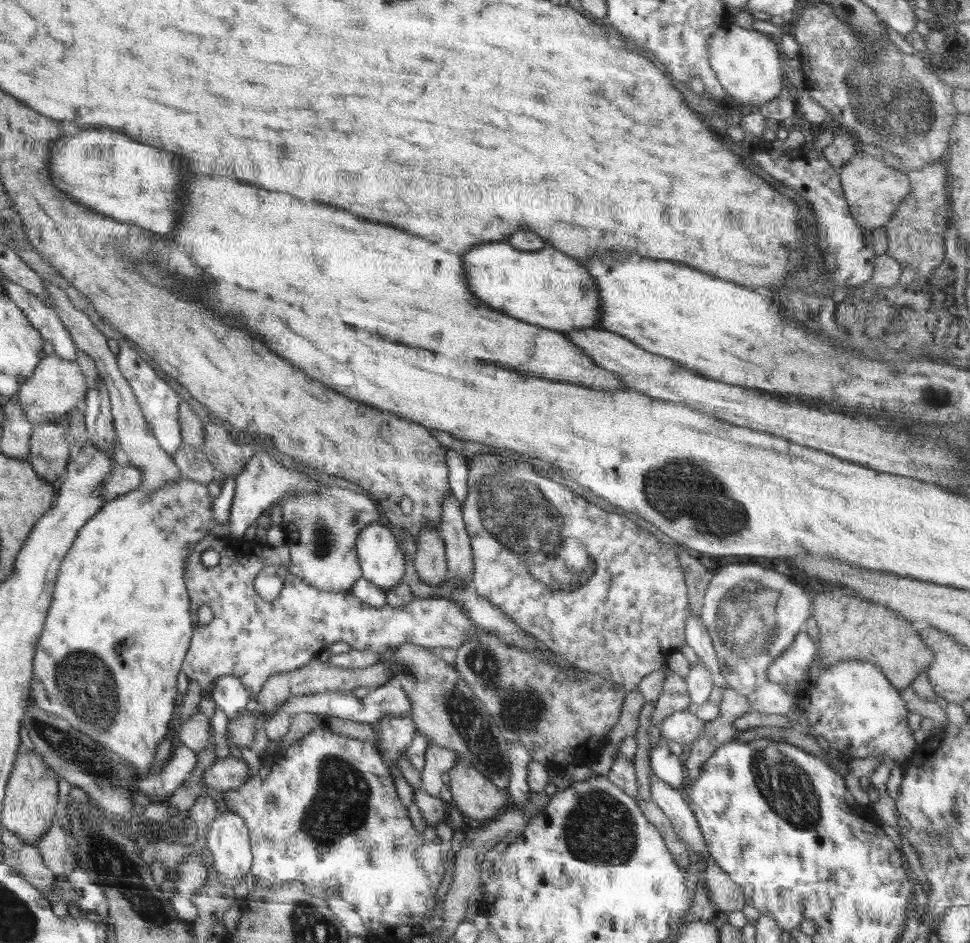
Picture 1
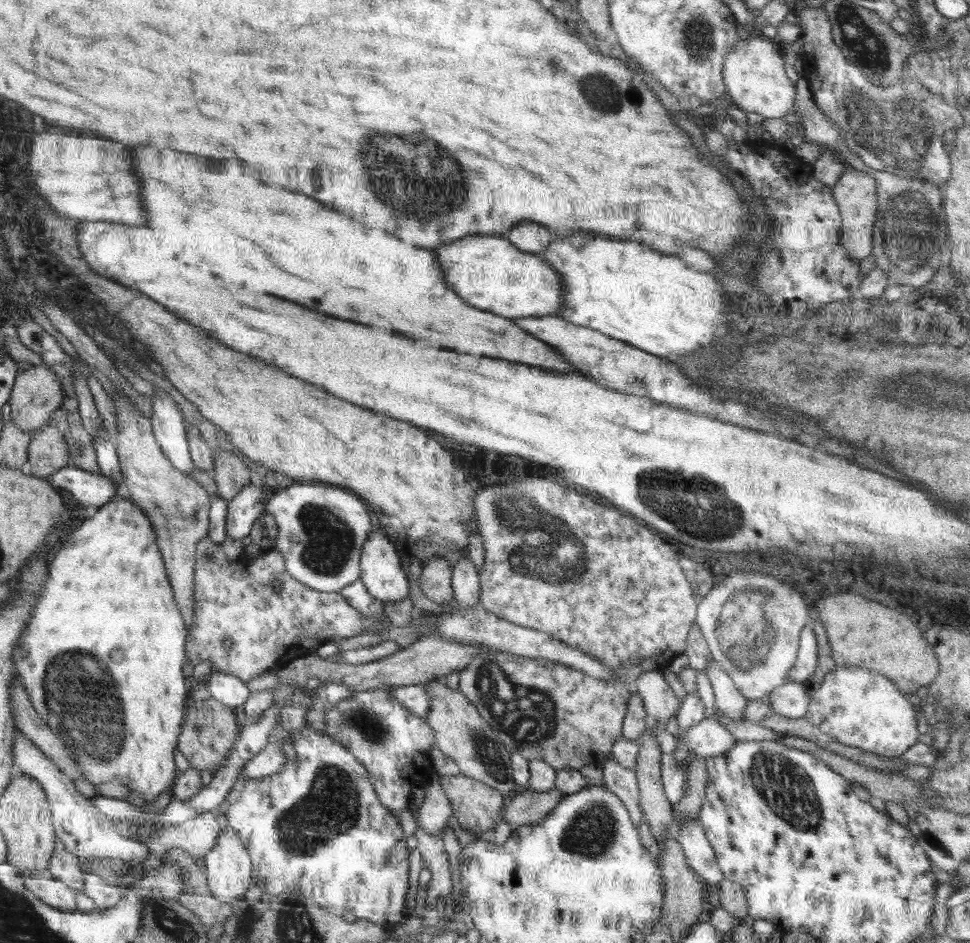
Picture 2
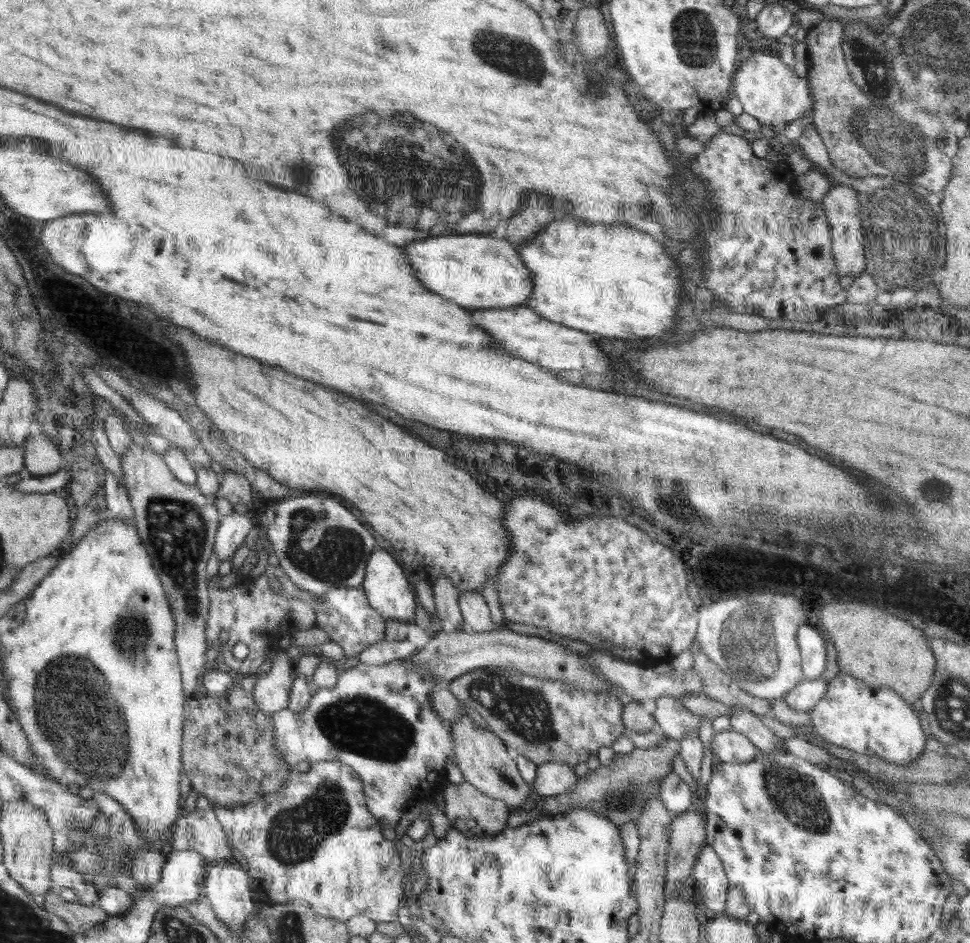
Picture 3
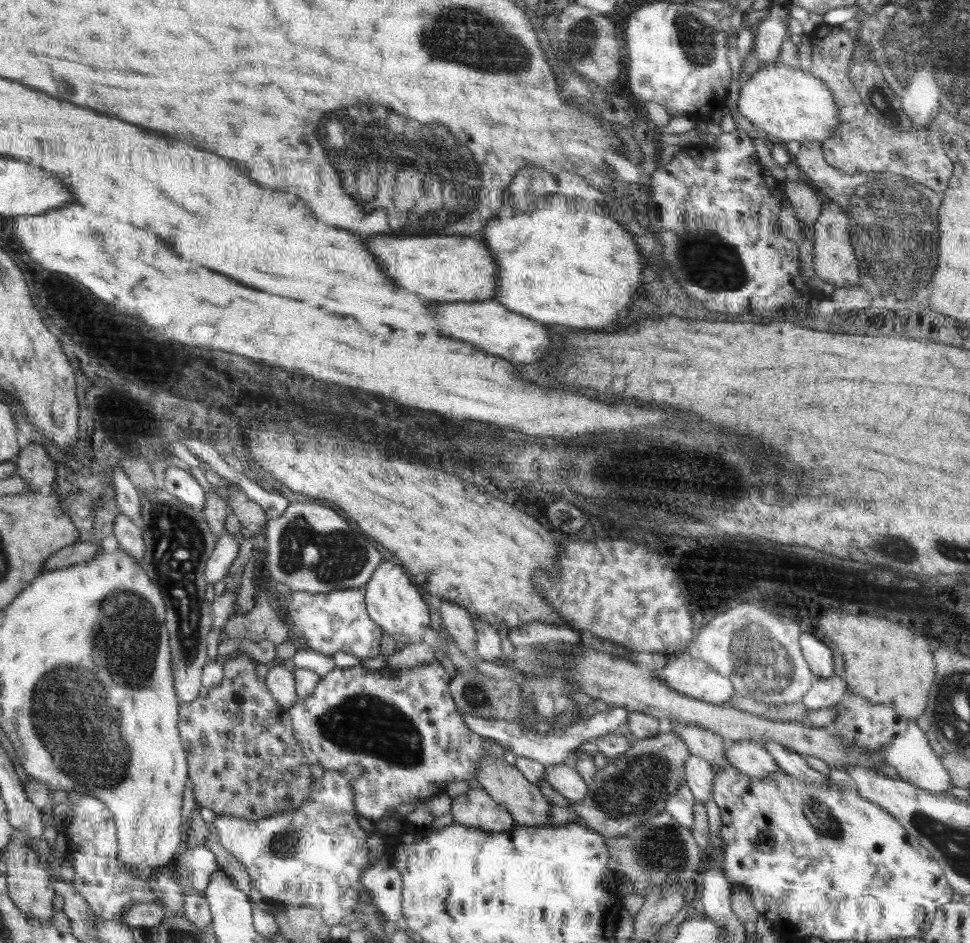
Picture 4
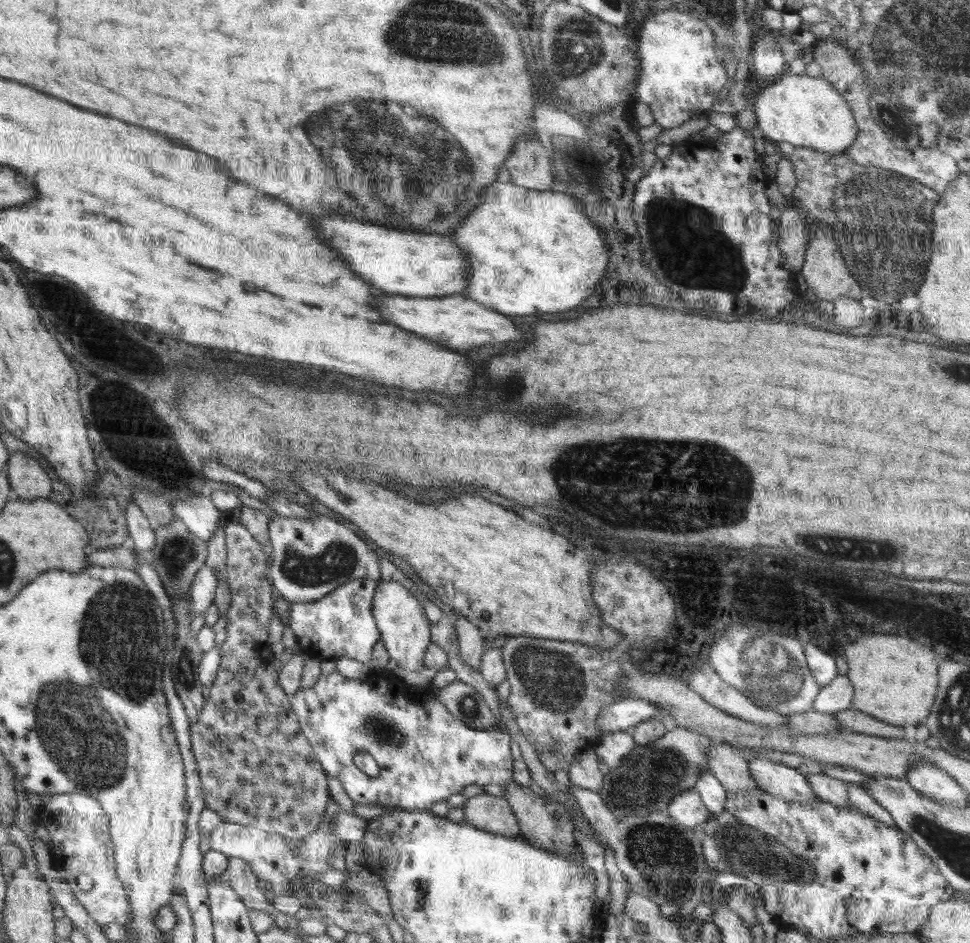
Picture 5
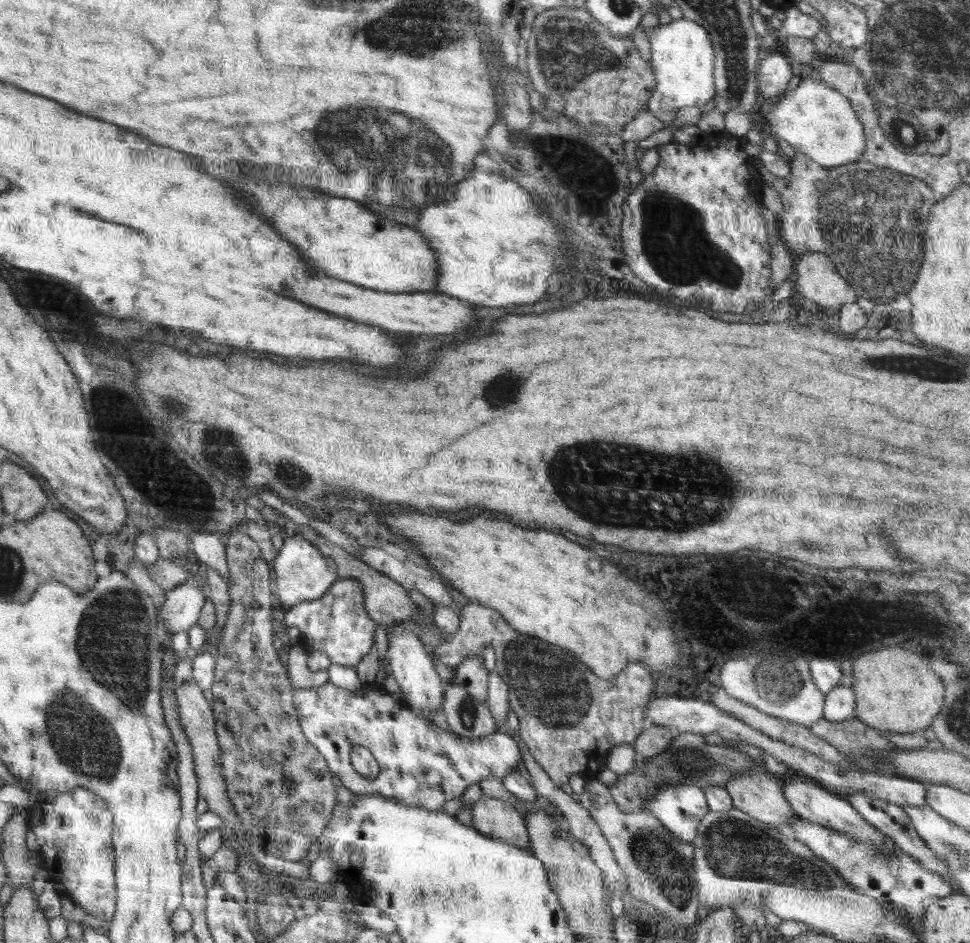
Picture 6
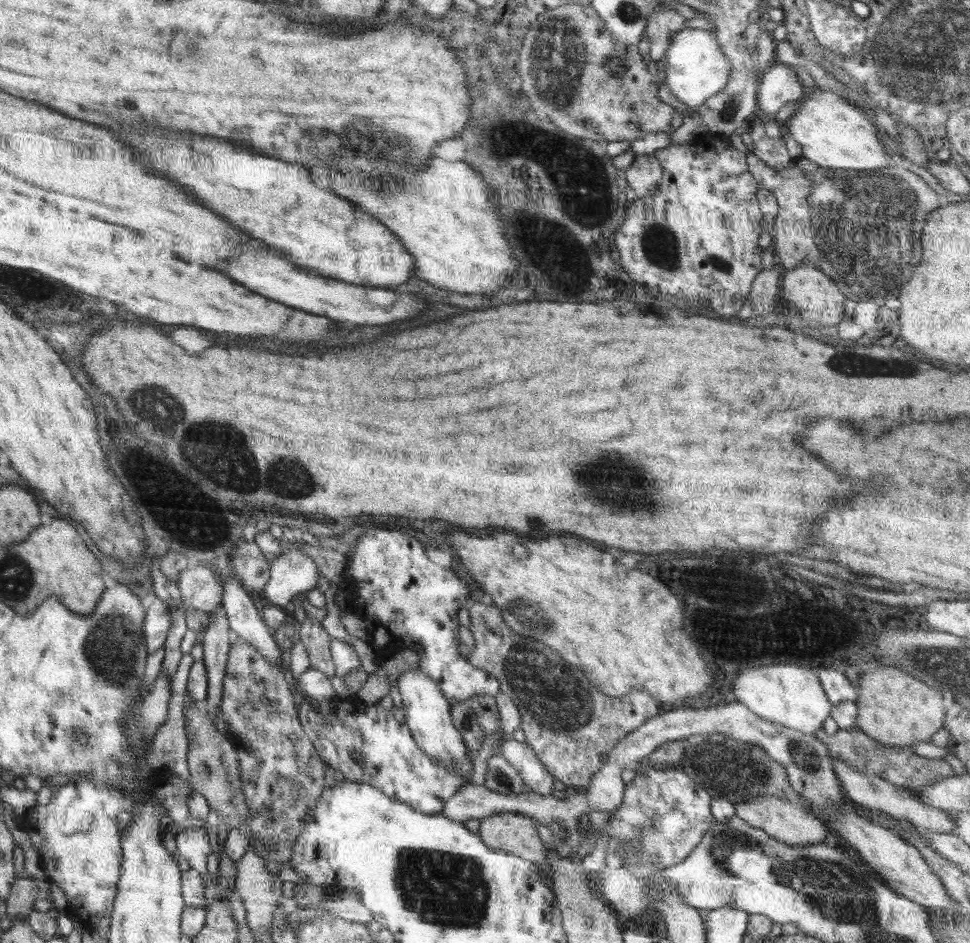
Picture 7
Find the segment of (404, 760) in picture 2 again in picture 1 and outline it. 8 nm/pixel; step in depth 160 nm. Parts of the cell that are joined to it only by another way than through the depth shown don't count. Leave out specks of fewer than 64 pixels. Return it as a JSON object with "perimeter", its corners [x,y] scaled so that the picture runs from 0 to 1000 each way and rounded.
{"perimeter":[[[397,759],[381,769],[392,778],[392,789],[388,788],[387,792],[402,820],[402,813],[404,810],[409,813],[410,803],[414,796],[418,797],[427,783],[427,777],[431,775],[429,769],[423,759]]]}

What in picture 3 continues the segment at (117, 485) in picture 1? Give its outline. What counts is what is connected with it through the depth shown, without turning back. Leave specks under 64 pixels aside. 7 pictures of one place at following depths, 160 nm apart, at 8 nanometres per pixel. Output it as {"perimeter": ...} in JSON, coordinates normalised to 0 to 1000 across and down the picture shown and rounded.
{"perimeter":[[[28,496],[6,505],[6,513],[24,523],[54,523],[70,514],[72,501],[58,501],[56,504],[33,504]]]}

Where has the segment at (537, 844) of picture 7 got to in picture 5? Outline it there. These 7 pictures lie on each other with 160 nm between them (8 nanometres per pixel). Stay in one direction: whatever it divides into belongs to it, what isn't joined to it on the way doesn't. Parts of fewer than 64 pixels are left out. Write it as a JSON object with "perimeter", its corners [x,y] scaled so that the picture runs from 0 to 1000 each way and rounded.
{"perimeter":[[[497,841],[481,846],[475,855],[477,872],[509,884],[534,888],[536,877],[521,845]]]}

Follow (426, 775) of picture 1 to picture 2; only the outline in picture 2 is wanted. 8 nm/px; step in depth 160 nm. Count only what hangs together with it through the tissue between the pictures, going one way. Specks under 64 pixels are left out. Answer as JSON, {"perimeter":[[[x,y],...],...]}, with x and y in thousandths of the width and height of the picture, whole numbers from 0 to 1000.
{"perimeter":[[[447,820],[444,828],[439,831],[438,845],[432,855],[429,872],[441,883],[448,885],[462,874],[467,859],[462,845],[458,842],[455,824]]]}

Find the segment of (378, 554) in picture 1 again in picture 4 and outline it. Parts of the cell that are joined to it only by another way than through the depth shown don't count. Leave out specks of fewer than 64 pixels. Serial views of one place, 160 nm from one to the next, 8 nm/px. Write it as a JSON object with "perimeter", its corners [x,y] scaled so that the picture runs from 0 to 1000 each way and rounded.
{"perimeter":[[[406,594],[394,595],[375,622],[379,653],[392,663],[396,671],[402,672],[409,682],[416,684],[435,681],[437,670],[443,667],[441,642],[435,635],[436,628],[425,618],[414,600],[407,598]]]}

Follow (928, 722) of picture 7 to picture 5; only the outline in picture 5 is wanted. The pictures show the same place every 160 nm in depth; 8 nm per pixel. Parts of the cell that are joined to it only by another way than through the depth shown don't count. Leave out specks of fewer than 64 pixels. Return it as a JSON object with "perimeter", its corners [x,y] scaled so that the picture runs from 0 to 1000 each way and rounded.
{"perimeter":[[[891,672],[870,685],[870,696],[874,702],[872,717],[880,732],[878,751],[924,770],[952,768],[967,727],[967,706],[961,689],[922,672]]]}

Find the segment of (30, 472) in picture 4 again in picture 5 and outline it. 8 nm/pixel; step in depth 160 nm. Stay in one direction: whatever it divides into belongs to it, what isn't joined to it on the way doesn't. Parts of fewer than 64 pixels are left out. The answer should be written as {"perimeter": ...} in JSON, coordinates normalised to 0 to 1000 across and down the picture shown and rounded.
{"perimeter":[[[16,478],[11,481],[6,497],[8,513],[23,530],[47,528],[56,515],[55,509],[49,507],[52,503],[45,501],[31,479]]]}

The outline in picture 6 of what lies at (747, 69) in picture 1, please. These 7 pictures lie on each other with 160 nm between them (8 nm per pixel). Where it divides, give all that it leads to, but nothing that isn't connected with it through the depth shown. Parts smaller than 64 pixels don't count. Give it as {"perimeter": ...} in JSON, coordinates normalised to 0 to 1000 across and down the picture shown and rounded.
{"perimeter":[[[828,84],[820,95],[811,97],[795,119],[790,121],[801,148],[810,148],[847,177],[865,177],[882,172],[893,157],[890,131],[875,106],[847,85]]]}

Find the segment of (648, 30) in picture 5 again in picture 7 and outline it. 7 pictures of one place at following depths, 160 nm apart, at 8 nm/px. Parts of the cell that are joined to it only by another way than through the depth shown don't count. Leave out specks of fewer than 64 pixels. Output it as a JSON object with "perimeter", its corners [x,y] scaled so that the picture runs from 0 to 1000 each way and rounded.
{"perimeter":[[[703,29],[689,48],[682,84],[691,98],[709,113],[719,115],[749,90],[754,75],[751,60],[744,56],[737,35]]]}

